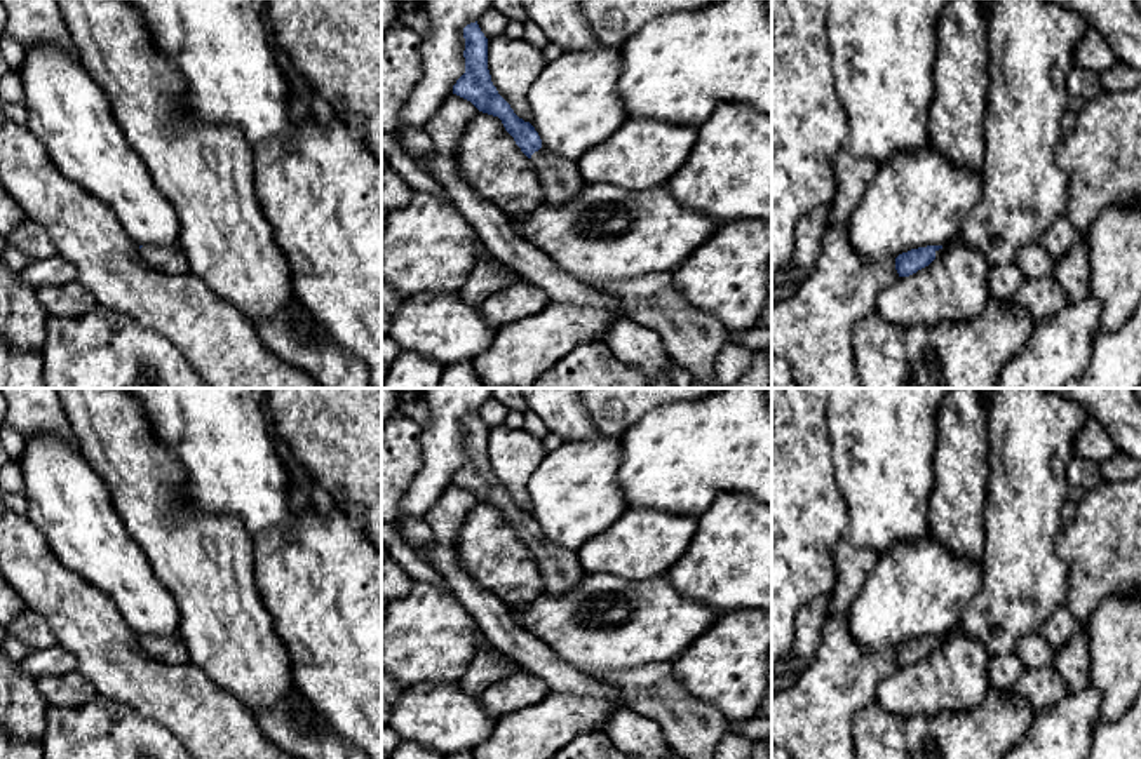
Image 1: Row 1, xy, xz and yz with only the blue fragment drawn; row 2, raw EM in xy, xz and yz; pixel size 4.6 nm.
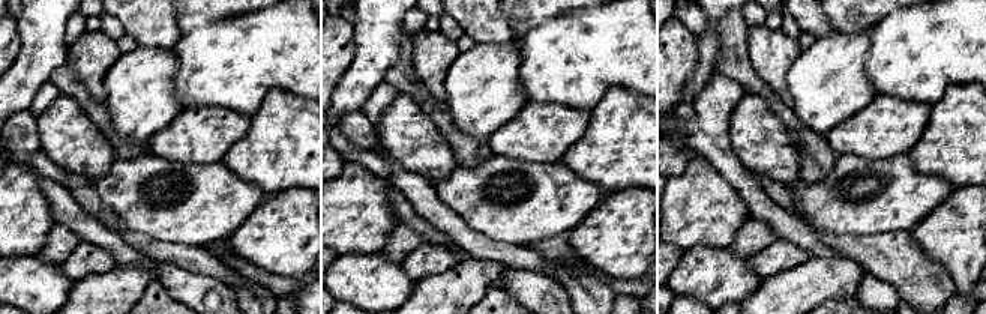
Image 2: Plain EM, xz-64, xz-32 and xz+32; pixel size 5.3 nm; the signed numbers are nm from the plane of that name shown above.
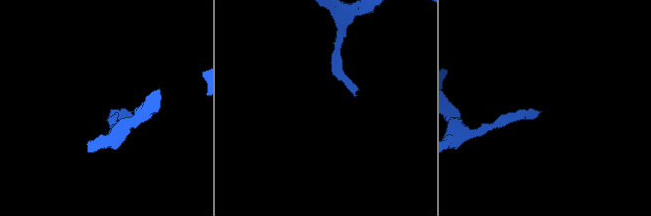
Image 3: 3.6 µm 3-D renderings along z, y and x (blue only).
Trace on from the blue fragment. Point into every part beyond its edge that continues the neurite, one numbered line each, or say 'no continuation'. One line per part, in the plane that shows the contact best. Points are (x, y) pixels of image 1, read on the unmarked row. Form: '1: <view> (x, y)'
1: xz (561, 571)

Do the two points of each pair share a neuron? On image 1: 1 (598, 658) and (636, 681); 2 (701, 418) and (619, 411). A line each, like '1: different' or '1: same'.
1: different
2: different

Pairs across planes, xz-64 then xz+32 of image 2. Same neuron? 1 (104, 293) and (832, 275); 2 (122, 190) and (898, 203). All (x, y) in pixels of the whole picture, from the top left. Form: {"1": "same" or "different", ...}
{"1": "same", "2": "same"}

